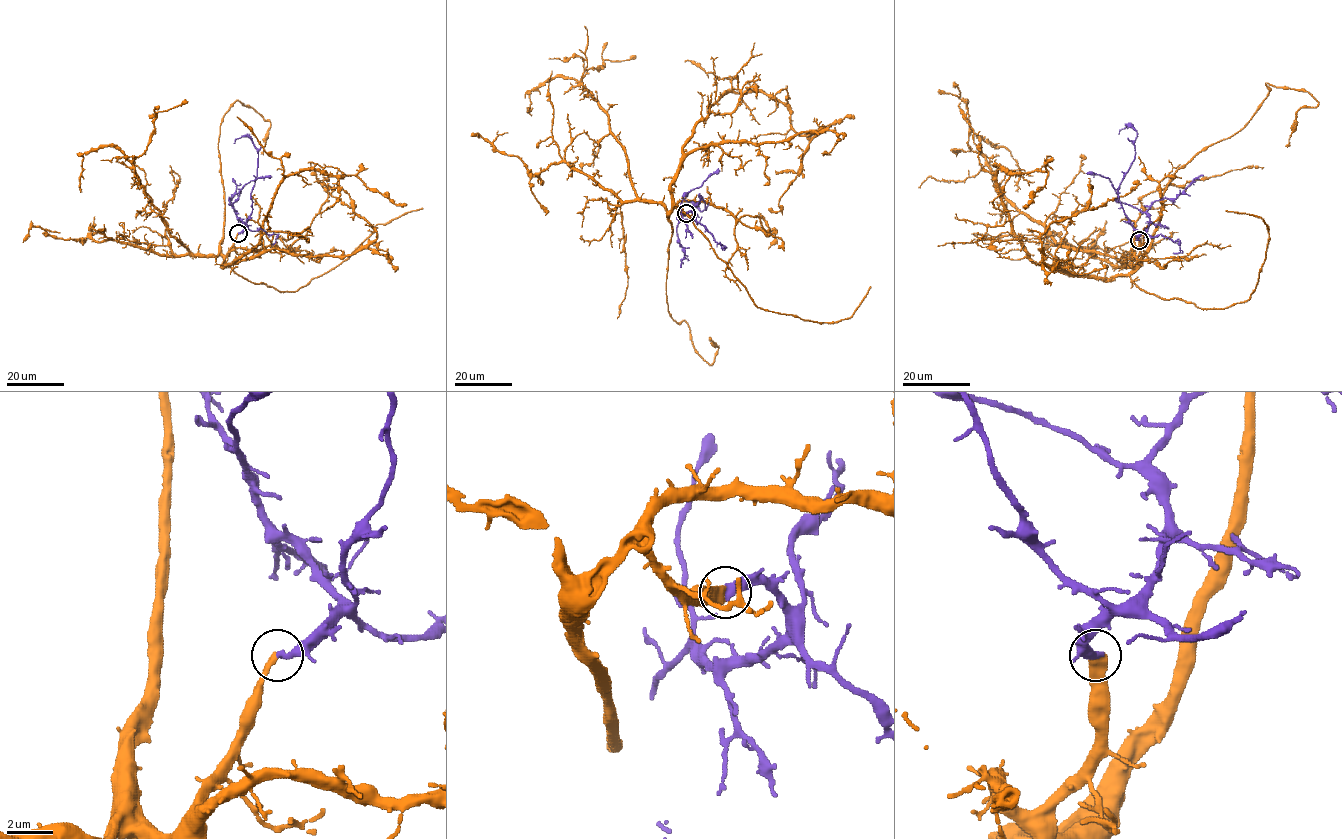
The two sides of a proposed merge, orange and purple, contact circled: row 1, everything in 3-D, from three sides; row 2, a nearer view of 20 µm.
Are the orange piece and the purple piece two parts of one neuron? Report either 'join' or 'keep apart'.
join

